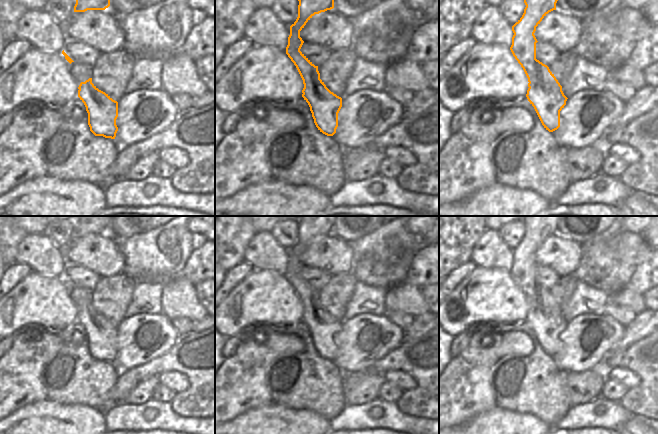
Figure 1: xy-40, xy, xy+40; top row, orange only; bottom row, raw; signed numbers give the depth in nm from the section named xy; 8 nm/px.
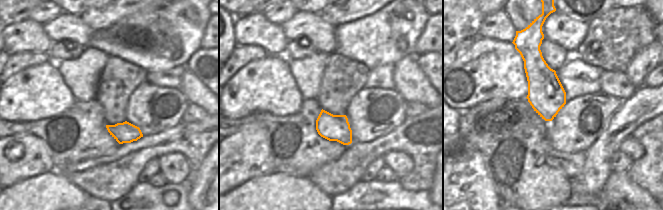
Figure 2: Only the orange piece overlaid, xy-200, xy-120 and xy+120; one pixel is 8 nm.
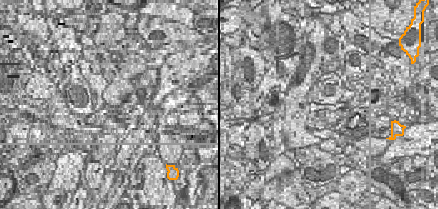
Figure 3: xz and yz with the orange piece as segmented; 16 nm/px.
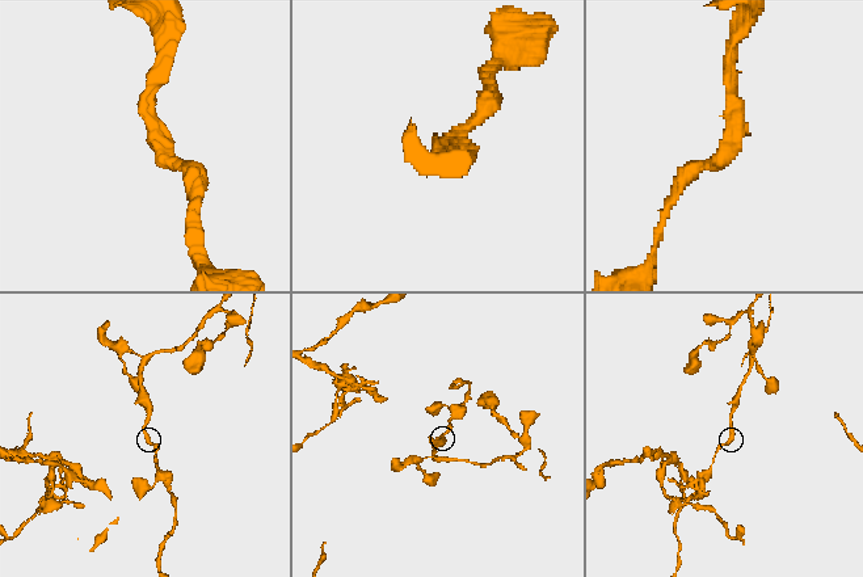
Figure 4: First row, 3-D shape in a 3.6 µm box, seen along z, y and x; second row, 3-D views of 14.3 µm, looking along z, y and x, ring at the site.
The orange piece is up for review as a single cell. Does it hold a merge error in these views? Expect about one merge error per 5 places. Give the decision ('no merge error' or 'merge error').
merge error

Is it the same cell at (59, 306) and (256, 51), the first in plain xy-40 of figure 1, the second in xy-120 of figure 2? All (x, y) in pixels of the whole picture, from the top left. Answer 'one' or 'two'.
two

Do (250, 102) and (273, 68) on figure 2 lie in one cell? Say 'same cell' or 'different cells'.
same cell

